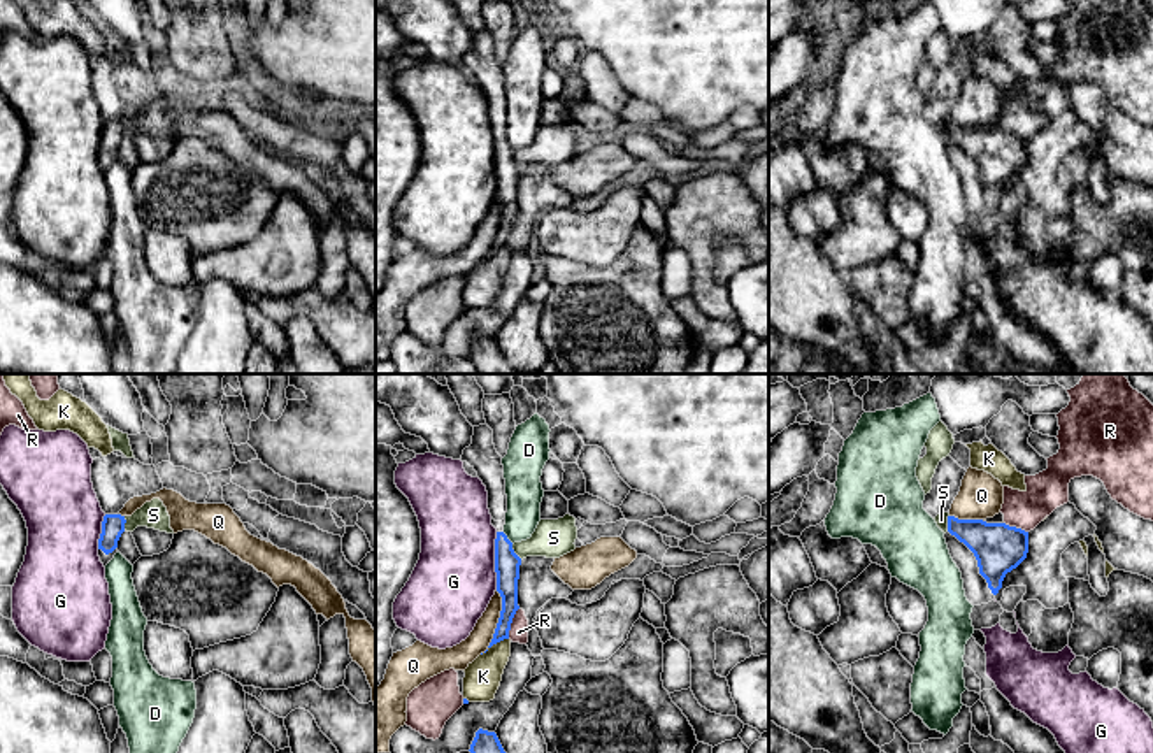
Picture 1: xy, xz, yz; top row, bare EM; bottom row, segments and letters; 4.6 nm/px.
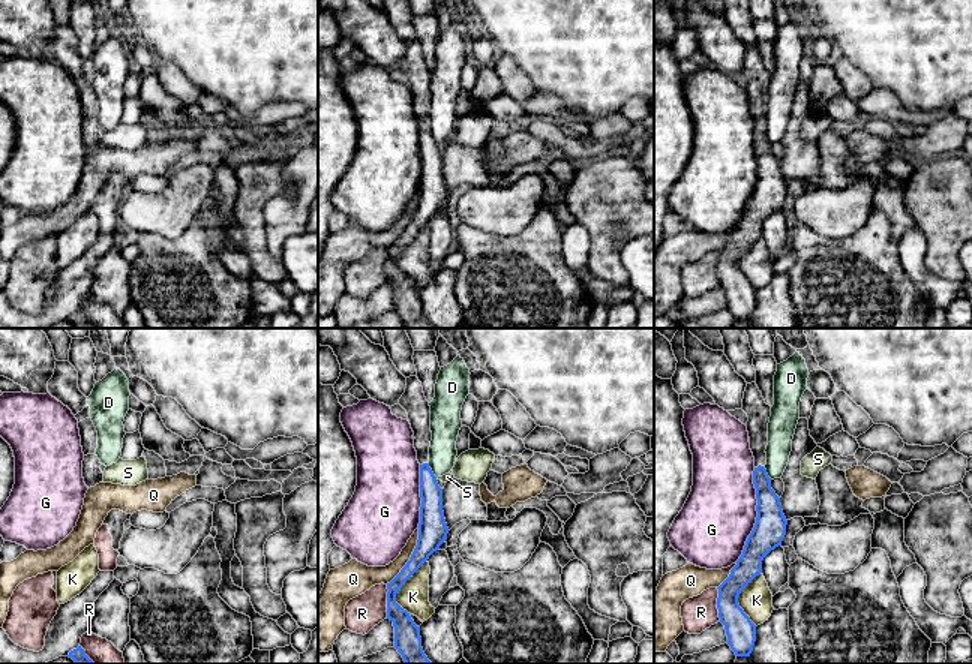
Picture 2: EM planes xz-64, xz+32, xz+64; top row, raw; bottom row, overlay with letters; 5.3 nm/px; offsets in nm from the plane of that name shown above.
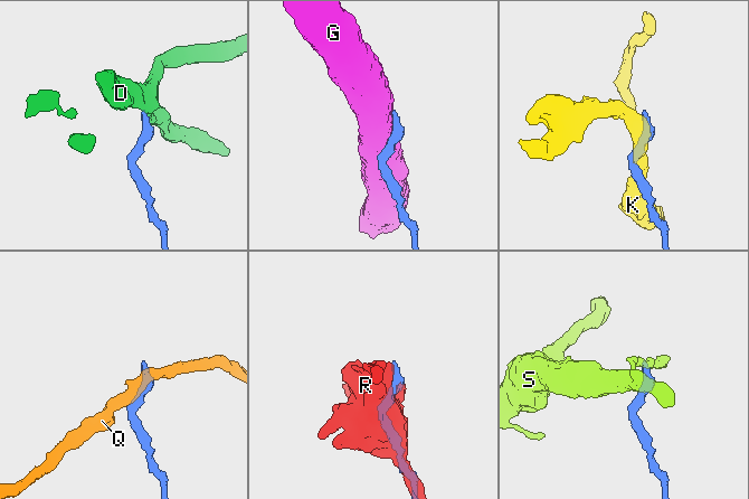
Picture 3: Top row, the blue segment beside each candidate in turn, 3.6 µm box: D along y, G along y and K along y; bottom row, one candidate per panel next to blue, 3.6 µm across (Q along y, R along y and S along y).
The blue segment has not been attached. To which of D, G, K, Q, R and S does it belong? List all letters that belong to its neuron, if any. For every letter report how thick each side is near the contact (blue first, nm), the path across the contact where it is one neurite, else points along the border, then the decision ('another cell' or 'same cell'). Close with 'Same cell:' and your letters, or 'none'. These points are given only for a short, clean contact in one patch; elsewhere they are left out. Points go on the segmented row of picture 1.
D: 110/170 nm | along xz (502, 532), (513, 543) | another cell
G: 110/380 nm | another cell
K: 90/170 nm | another cell
Q: 110/120 nm | another cell
R: 110/90 nm | another cell
S: 220/60 nm | along yz (948, 515), (946, 530) | another cell
Same cell: none

